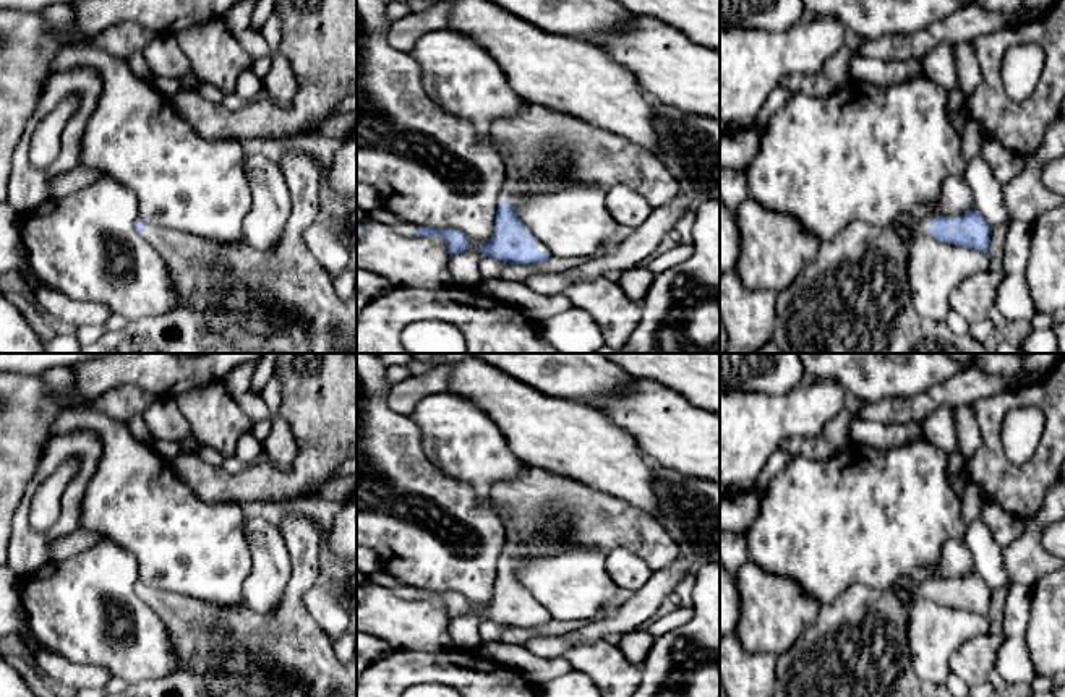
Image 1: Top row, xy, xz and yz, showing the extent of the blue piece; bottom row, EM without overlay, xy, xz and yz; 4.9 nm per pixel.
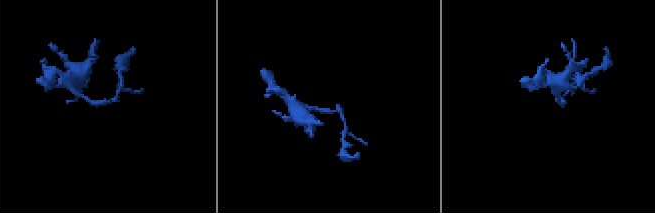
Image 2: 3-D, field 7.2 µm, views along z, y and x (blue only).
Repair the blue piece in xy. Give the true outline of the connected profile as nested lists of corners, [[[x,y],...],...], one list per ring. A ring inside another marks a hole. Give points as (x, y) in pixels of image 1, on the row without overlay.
[[[289,514],[279,530],[289,549],[292,575],[272,613],[256,613],[246,603],[224,608],[138,582],[138,597],[164,622],[180,668],[105,697],[357,697],[357,661],[344,663],[336,656],[334,642],[305,605],[306,590],[318,585],[323,527],[314,519]]]

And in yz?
[[[971,572],[966,577],[935,579],[919,585],[914,595],[934,598],[940,605],[963,608],[987,616],[992,590],[976,572]]]

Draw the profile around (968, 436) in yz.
[[[973,404],[956,407],[953,420],[958,443],[956,447],[964,457],[966,464],[969,464],[969,460],[982,444],[982,436],[977,421],[974,420]]]

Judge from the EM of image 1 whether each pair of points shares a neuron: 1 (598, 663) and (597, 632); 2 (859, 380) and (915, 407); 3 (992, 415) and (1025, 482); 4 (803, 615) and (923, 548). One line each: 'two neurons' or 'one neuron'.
1: two neurons
2: two neurons
3: one neuron
4: two neurons

